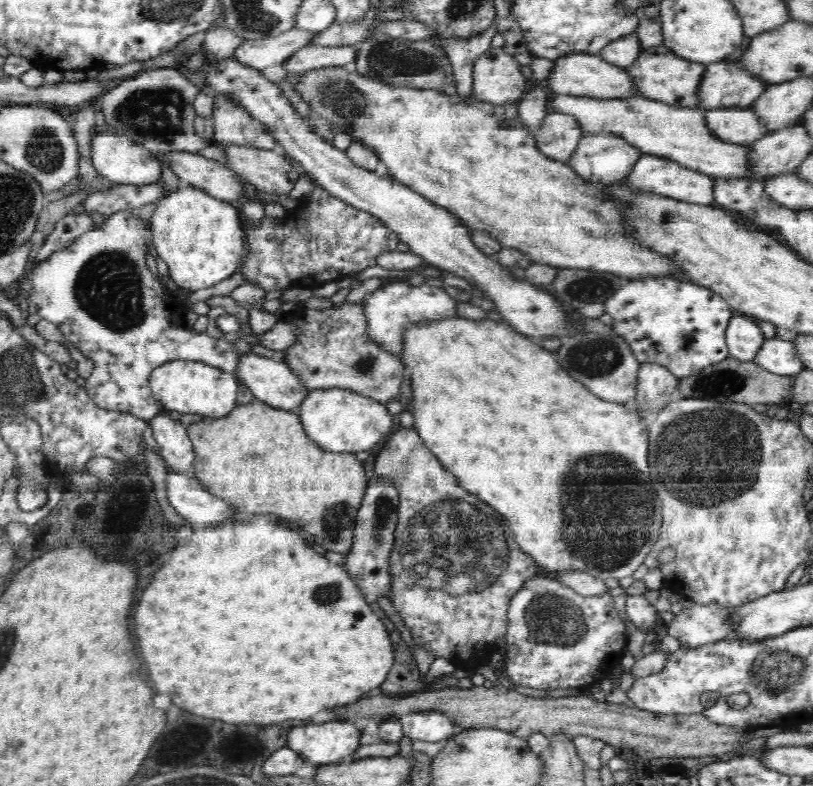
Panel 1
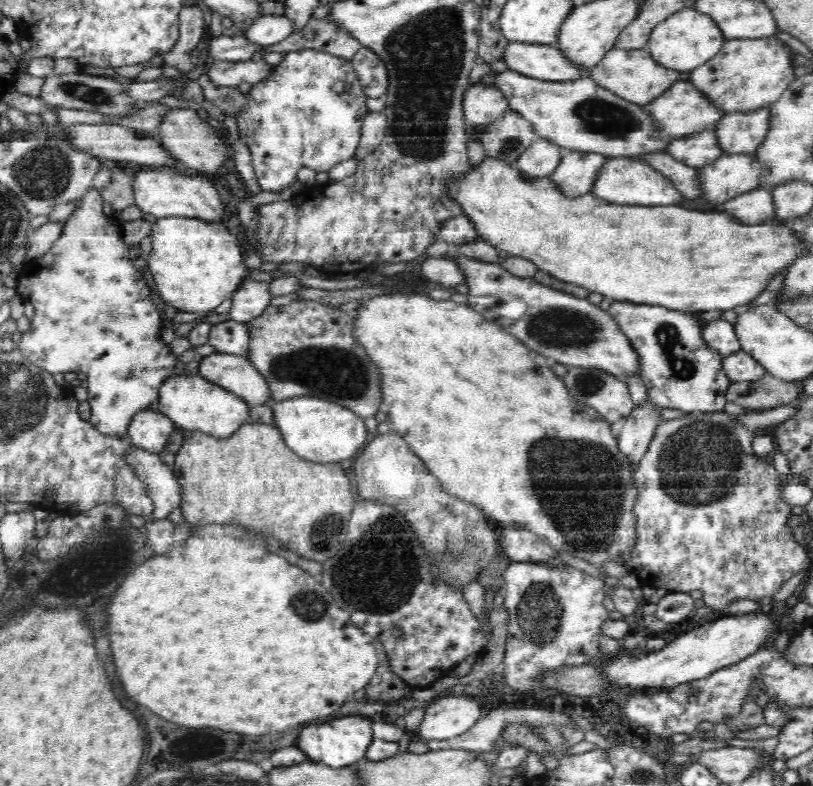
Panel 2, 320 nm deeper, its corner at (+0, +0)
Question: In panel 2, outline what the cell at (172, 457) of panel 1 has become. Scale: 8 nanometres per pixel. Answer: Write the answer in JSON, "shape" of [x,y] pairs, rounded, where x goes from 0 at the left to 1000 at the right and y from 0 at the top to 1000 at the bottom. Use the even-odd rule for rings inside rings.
{"shape":[[[175,523],[165,532],[156,555],[167,570],[197,579],[209,565],[215,538],[197,523]]]}

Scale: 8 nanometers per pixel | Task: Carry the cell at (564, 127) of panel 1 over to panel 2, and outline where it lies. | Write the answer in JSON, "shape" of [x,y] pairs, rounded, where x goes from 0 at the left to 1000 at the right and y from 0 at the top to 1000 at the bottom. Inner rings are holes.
{"shape":[[[662,174],[636,202],[636,211],[647,221],[678,221],[689,209],[696,190],[675,176]]]}

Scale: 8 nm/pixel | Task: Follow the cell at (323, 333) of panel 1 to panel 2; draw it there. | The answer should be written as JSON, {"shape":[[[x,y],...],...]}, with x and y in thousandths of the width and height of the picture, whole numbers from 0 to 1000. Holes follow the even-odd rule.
{"shape":[[[368,379],[352,389],[330,389],[322,399],[304,410],[308,419],[308,443],[303,453],[330,481],[336,508],[352,509],[365,504],[390,504],[406,511],[419,513],[448,533],[462,528],[472,511],[472,476],[469,467],[450,445],[448,435],[439,430],[439,410],[444,393],[424,394],[423,389],[395,387],[389,382]]]}

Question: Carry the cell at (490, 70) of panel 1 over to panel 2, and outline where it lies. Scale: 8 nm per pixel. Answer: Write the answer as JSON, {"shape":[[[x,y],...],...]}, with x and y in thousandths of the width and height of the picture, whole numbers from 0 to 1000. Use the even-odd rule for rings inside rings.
{"shape":[[[600,99],[578,107],[569,130],[574,160],[581,158],[594,164],[625,140],[626,126],[616,113]]]}

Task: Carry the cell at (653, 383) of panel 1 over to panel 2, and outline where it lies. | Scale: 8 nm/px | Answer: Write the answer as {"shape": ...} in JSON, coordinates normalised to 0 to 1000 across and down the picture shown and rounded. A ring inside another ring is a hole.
{"shape":[[[797,506],[793,511],[780,515],[775,522],[776,527],[766,534],[761,564],[765,575],[780,587],[779,593],[784,593],[787,583],[795,576],[809,542],[817,536],[814,520],[814,517]]]}

